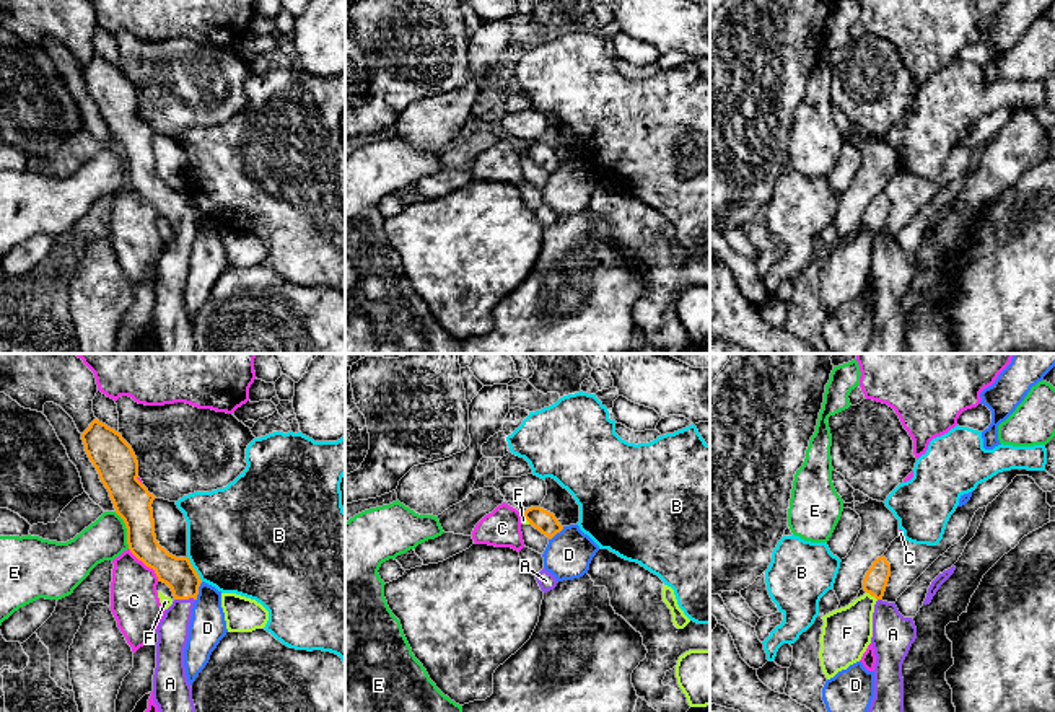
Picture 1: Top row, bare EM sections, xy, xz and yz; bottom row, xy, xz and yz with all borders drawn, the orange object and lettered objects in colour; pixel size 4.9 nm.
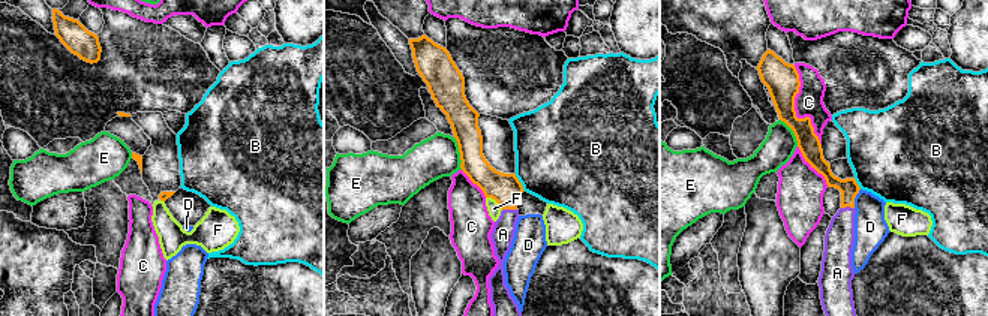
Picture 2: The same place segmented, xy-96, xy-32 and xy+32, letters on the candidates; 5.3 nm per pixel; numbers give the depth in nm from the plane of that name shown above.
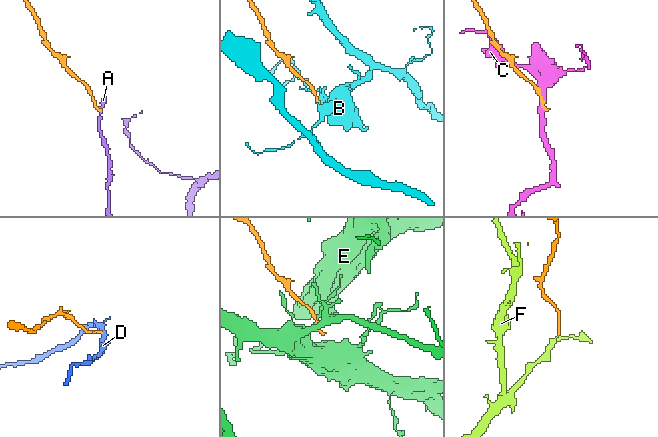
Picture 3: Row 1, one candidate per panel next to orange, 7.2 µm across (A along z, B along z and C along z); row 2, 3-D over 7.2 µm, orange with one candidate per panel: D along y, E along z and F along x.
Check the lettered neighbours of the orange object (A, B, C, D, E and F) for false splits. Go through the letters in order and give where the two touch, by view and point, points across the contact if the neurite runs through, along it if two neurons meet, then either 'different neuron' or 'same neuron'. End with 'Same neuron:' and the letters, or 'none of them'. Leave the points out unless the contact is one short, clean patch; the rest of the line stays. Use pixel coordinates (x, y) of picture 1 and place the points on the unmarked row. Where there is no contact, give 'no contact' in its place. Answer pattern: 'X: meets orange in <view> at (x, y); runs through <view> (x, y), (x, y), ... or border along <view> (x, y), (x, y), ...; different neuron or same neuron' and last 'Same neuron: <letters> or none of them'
A: meets orange in xy at (184, 233); runs through xy (176, 207), (184, 217), (184, 233), (173, 266); same neuron
B: meets orange in xy at (194, 204); border along xy (188, 191), (202, 215); different neuron
C: meets orange in xy at (145, 199); different neuron
D: meets orange in xy at (197, 227); border along xy (202, 217), (196, 235); different neuron
E: meets orange in xy at (127, 165); different neuron
F: meets orange in yz at (871, 230); border along yz (866, 227), (876, 235); different neuron
Same neuron: A

